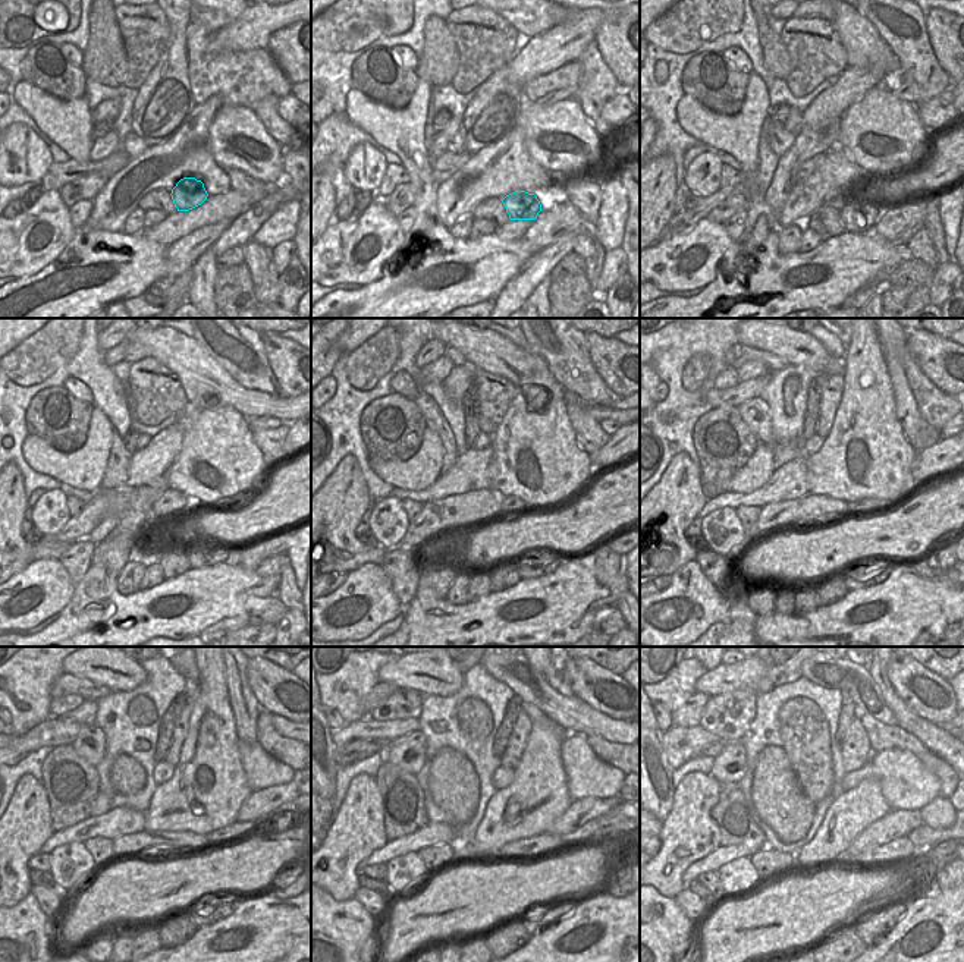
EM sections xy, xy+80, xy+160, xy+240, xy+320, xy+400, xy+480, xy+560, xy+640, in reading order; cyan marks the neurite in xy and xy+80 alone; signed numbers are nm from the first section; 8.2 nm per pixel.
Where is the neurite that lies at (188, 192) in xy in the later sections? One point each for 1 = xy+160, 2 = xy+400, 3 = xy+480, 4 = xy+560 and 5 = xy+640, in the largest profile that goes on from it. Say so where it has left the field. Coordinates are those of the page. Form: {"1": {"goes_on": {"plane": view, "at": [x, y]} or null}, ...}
{"1": {"goes_on": {"plane": "xy+160", "at": [860, 219]}}, "2": {"goes_on": {"plane": "xy+400", "at": [853, 582]}}, "3": {"goes_on": {"plane": "xy+480", "at": [213, 915]}}, "4": {"goes_on": {"plane": "xy+560", "at": [553, 914]}}, "5": {"goes_on": {"plane": "xy+640", "at": [872, 929]}}}

